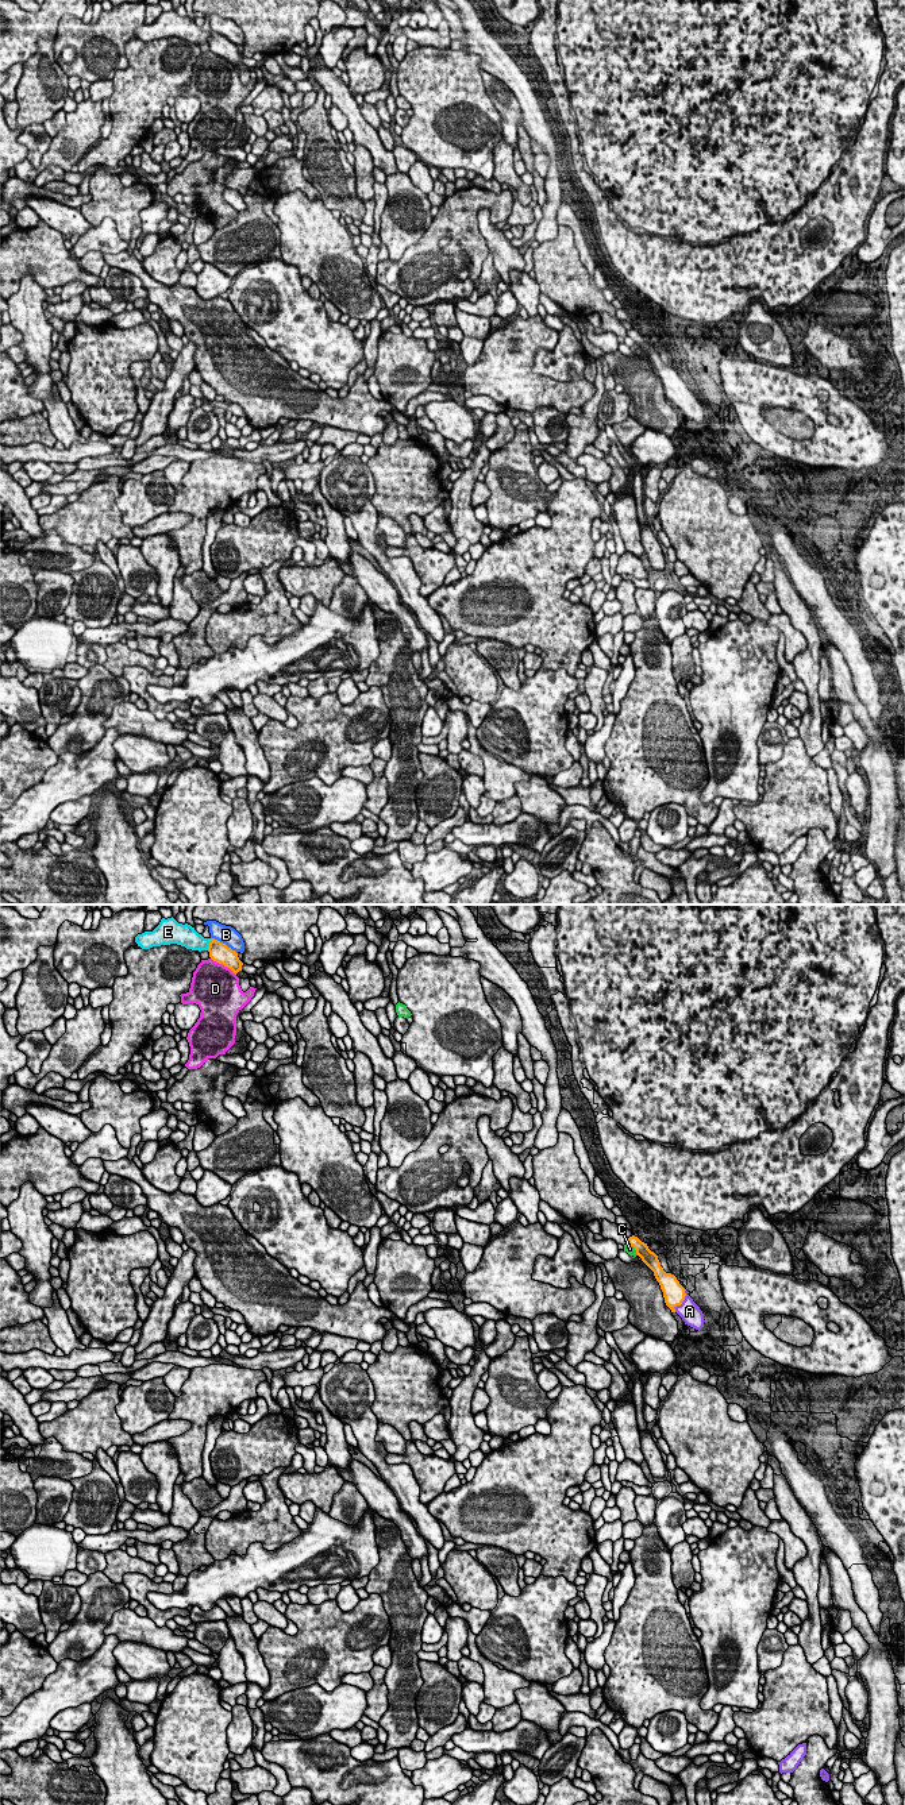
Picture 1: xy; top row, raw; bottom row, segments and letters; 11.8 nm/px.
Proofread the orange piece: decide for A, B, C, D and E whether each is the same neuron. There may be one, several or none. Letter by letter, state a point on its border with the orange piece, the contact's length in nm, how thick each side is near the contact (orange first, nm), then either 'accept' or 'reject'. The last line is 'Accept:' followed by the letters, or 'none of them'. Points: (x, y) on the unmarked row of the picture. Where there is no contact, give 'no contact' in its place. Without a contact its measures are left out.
A: contact xy (682, 393); length 300 nm; calibres 260 and 240 nm; accept
B: contact xy (224, 37); length 380 nm; calibres 240 and 220 nm; reject
C: contact xy (634, 339); length 200 nm; calibres 180 and 100 nm; reject
D: contact xy (223, 57); length 380 nm; calibres 240 and 480 nm; reject
E: contact xy (210, 37); length 150 nm; calibres 240 and 240 nm; reject
Accept: A

